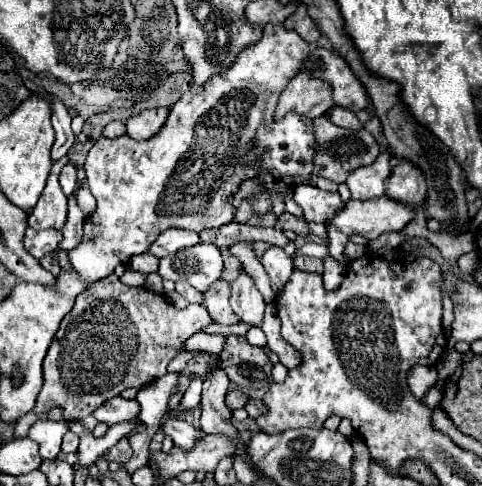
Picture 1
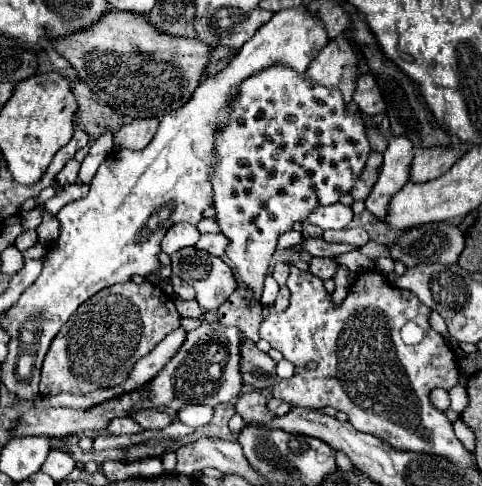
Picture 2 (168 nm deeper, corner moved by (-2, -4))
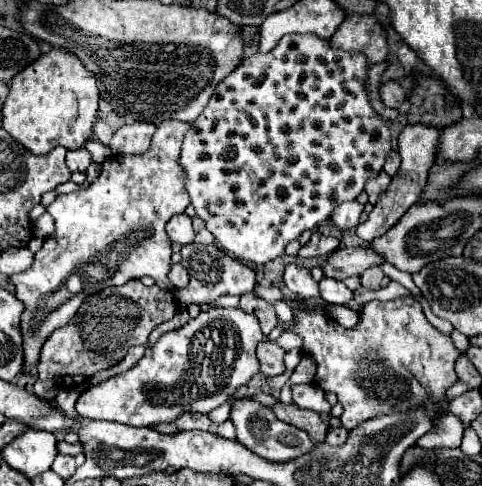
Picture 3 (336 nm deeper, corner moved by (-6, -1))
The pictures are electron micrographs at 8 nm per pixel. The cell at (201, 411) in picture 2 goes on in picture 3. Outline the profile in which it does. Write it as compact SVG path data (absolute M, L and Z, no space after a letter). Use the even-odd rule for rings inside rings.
M227 401L227 403L219 405L217 409L213 409L207 417L209 417L215 425L219 425L219 423L223 423L223 421L227 421L227 419L229 419L229 413L231 413L231 403Z

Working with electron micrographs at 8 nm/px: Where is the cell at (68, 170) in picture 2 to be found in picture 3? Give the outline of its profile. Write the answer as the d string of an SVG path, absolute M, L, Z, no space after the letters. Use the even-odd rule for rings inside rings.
M77 149L77 151L69 151L67 153L67 167L71 171L87 171L87 167L91 165L91 155L87 153L87 149Z

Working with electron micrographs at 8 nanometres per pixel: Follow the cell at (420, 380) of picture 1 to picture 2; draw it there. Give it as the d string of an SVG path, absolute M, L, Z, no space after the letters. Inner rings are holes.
M437 388L431 392L431 402L439 408L439 410L447 410L449 408L449 392L443 390L443 388Z

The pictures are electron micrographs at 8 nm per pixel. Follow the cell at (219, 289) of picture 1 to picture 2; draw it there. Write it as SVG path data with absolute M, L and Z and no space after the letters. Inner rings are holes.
M239 286L229 298L227 302L219 308L219 322L227 324L227 326L235 326L243 332L245 338L259 342L259 326L263 322L263 314L261 314L261 306L257 304L257 308L251 308L251 290L245 286Z

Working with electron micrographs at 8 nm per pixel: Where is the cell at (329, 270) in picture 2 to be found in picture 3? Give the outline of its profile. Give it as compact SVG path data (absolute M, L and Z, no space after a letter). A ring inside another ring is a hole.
M339 247L331 255L327 255L323 263L325 277L331 279L347 279L353 275L361 275L365 269L373 265L381 265L383 259L367 247Z

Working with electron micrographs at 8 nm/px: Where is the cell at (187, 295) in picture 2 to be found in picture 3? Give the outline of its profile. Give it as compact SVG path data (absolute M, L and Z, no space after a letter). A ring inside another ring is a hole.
M179 263L179 265L173 265L173 267L171 267L169 279L171 279L171 283L173 283L177 289L181 289L181 287L185 287L185 285L189 283L189 273L187 273L187 269Z

